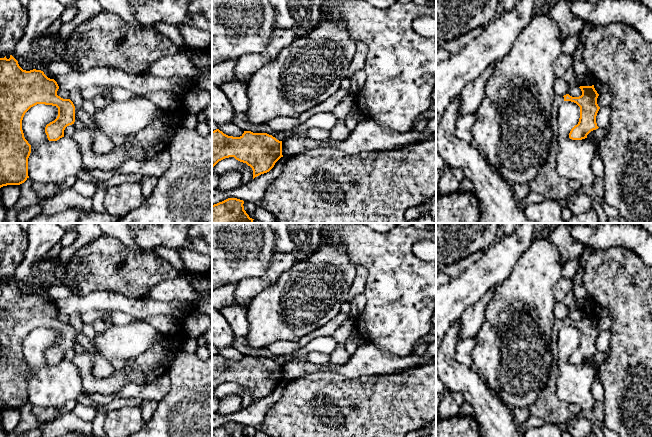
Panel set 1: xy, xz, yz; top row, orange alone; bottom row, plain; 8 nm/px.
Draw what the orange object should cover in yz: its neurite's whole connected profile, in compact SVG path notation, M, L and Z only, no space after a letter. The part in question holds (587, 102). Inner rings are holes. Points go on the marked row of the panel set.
M580 86L582 95L579 97L572 97L569 94L564 95L564 101L571 101L580 107L580 118L577 125L575 125L570 133L569 138L572 140L582 140L587 138L587 135L598 129L596 123L596 116L600 109L597 104L599 94L592 86Z

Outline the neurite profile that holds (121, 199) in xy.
M122 183L107 189L104 205L107 213L122 217L138 208L146 199L141 183Z

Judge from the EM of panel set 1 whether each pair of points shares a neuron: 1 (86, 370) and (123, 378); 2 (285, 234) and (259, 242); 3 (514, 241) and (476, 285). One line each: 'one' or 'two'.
1: one
2: two
3: one

